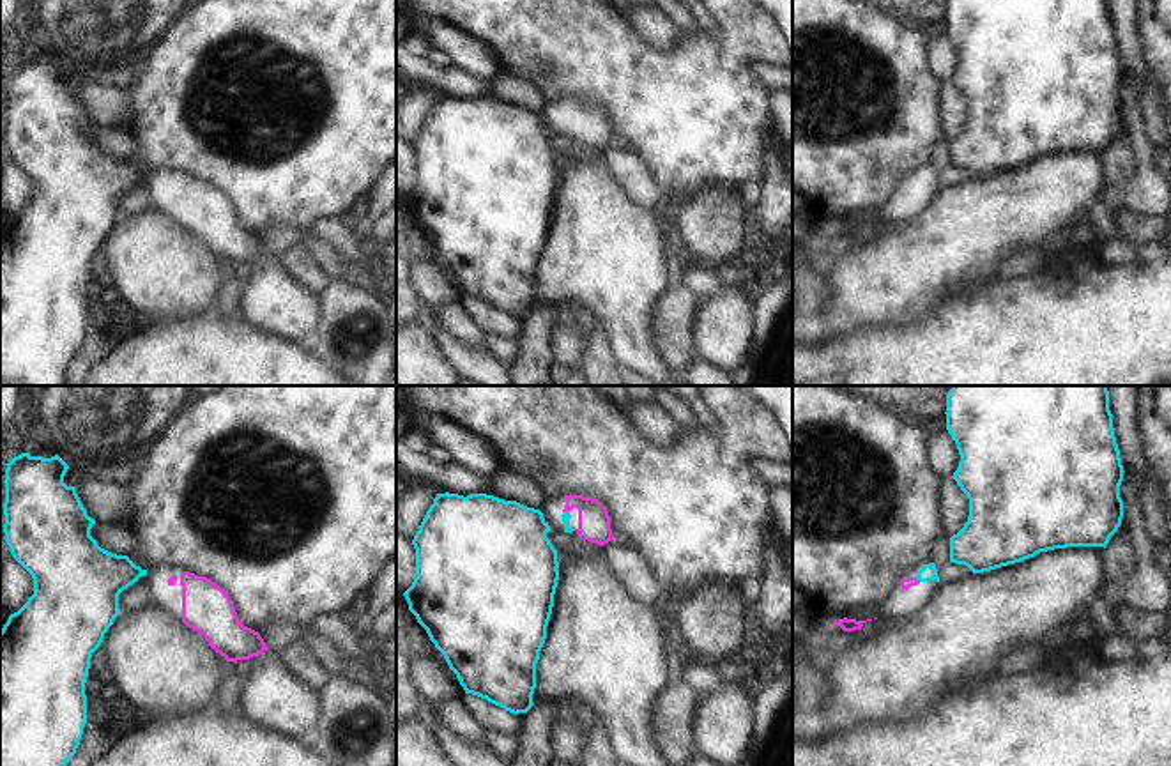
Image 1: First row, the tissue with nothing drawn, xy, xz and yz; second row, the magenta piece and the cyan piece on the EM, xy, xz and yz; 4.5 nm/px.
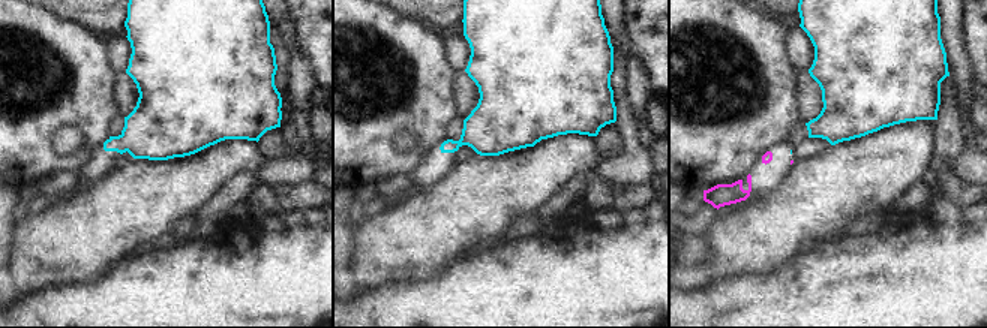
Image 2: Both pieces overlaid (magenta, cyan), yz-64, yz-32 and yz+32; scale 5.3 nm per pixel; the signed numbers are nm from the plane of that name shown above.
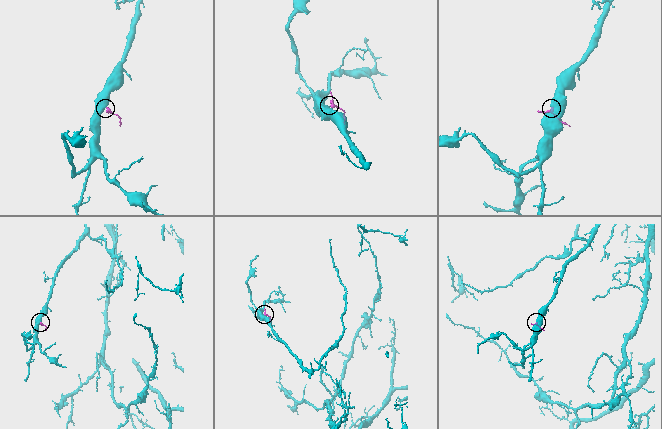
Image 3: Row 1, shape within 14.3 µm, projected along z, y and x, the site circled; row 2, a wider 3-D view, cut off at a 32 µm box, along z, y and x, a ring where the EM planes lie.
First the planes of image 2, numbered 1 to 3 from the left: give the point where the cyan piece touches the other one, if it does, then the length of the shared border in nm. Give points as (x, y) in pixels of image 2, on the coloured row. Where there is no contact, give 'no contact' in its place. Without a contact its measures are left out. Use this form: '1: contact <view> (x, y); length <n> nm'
1: no contact
2: no contact
3: no contact

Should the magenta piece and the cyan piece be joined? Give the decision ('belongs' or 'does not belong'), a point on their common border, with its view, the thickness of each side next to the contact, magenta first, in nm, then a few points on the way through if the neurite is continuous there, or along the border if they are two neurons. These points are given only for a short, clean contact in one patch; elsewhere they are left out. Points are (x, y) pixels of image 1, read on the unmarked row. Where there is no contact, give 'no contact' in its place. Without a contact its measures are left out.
belongs; meets magenta in xz at (566, 114); 140 nm thick on the magenta side, 40 nm on the other; runs through xz (593, 122), (579, 108), (566, 114), (565, 119)

